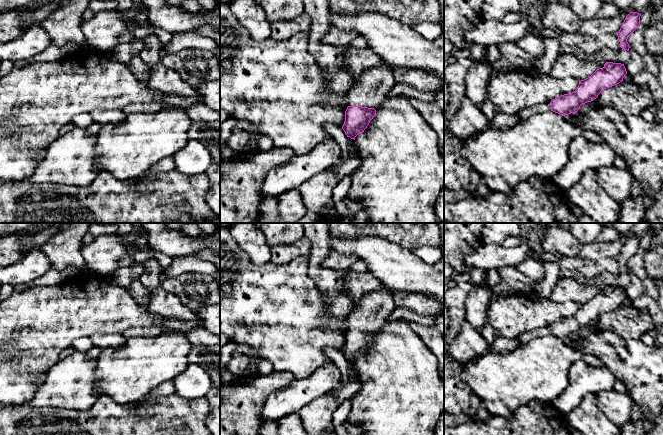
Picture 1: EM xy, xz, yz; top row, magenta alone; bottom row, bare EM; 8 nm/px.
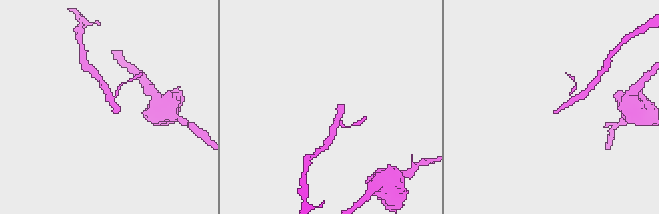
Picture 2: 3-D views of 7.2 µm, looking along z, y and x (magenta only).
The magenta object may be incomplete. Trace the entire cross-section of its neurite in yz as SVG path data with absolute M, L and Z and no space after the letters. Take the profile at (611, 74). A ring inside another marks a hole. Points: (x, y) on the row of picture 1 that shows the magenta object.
M606 62L603 68L597 69L591 76L581 80L577 89L553 99L550 103L536 104L520 110L517 115L520 122L532 115L553 111L562 116L575 113L582 104L591 102L602 90L619 84L627 74L624 64Z

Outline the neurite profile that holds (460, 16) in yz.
M444 0L444 39L449 40L456 49L470 49L465 42L465 34L474 29L482 20L484 0Z

